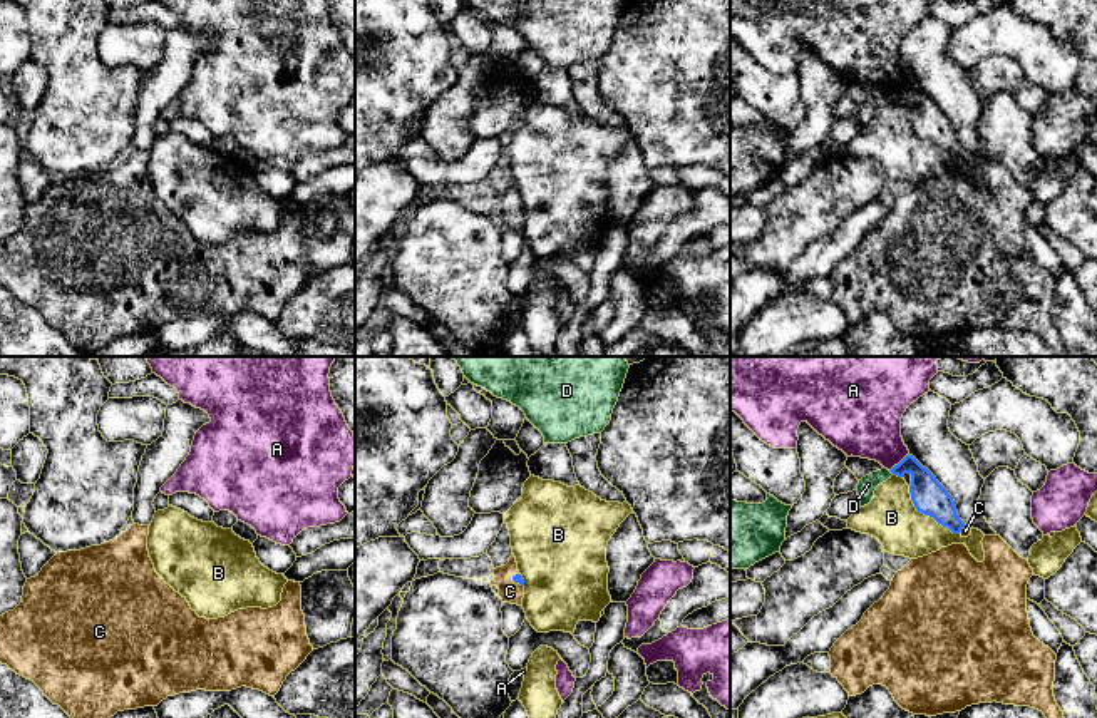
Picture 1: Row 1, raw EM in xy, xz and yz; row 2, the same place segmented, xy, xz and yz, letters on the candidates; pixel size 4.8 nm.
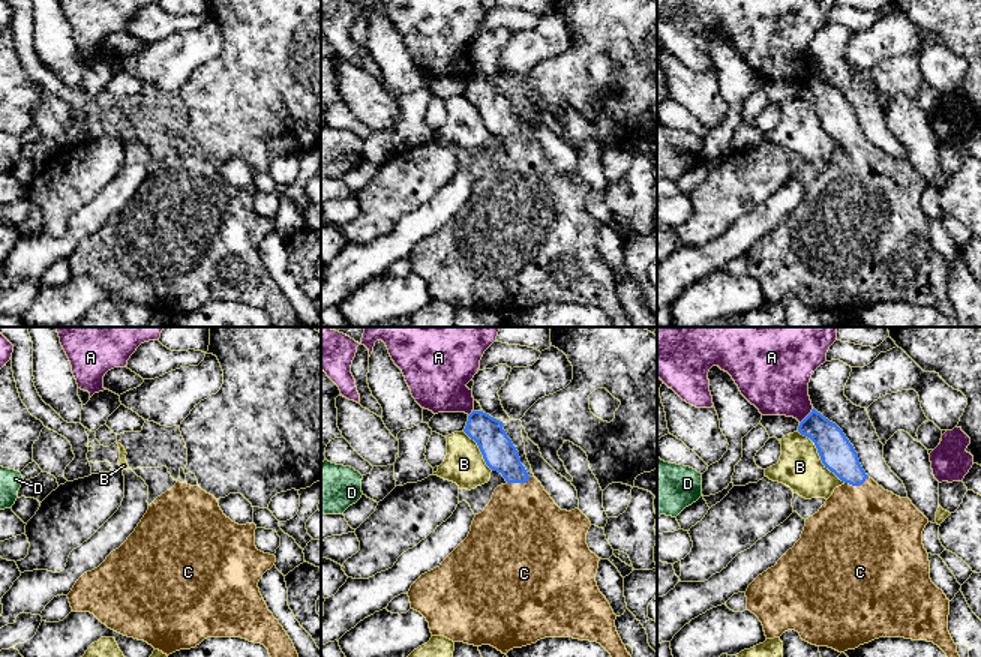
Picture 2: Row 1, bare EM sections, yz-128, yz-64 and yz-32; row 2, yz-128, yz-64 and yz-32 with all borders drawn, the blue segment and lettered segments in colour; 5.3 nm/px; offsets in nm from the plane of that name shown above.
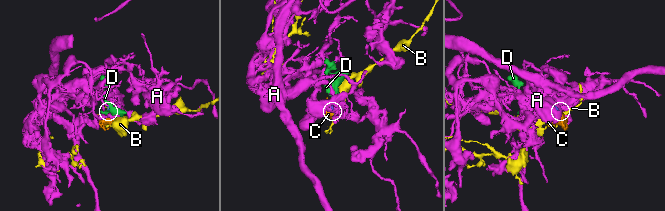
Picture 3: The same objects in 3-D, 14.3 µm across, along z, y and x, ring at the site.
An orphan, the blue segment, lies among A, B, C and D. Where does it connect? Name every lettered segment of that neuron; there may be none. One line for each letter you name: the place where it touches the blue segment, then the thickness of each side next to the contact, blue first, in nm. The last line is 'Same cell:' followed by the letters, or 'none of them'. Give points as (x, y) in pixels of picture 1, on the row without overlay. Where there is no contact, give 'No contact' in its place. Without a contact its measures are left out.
C: Touches blue at xz (516, 206). Thickness 50 nm (blue) against 110 nm
Same cell: C

